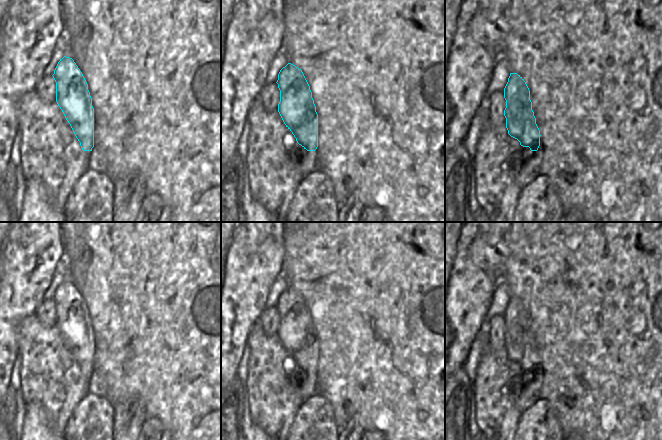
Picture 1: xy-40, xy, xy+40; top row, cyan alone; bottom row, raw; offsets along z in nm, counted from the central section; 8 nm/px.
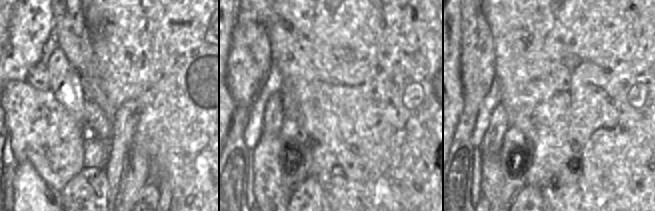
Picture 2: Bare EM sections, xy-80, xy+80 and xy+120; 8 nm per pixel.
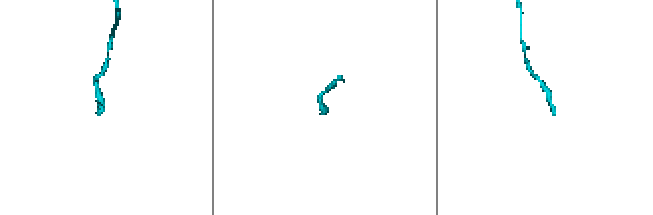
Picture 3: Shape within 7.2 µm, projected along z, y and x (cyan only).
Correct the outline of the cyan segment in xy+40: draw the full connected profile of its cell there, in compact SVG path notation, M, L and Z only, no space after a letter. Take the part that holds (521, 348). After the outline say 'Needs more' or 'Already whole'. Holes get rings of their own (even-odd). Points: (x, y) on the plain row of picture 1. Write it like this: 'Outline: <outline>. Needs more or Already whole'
Outline: M510 297L504 312L506 352L520 366L520 372L510 382L510 392L518 410L523 413L540 399L542 361L532 334L530 314L517 297Z. Needs more.

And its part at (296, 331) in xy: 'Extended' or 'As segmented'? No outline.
Extended.

